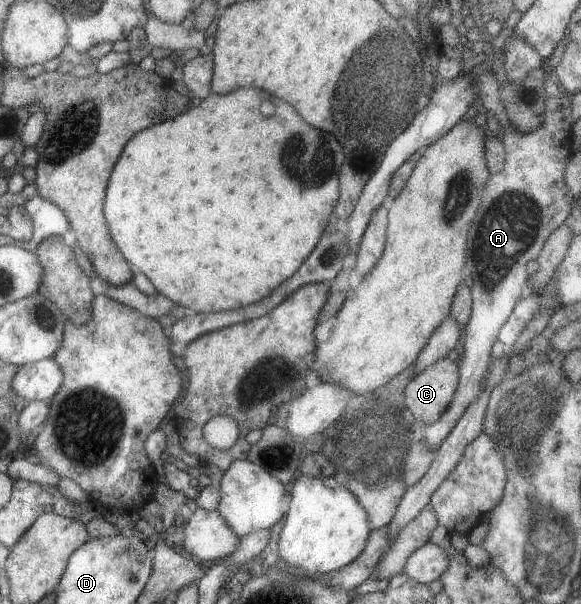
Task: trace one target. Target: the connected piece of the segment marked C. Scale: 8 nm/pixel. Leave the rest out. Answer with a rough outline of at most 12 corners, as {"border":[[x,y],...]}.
{"border":[[437,359],[409,379],[403,404],[435,422],[452,401],[458,363]]}

